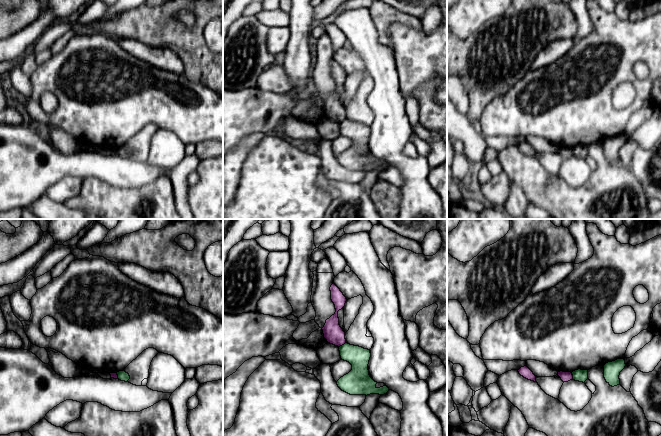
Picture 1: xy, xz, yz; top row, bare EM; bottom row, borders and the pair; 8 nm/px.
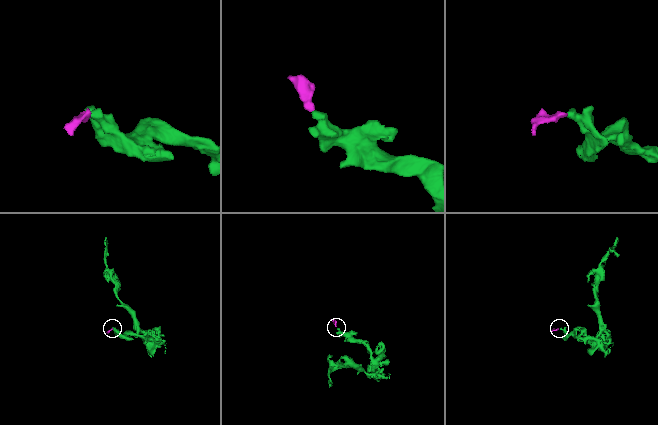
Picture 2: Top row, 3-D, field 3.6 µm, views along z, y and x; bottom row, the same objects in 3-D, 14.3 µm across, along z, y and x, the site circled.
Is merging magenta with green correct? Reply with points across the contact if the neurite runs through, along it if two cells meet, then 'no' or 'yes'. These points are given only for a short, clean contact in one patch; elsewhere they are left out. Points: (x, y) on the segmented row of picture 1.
border along xz (345, 342), (339, 347); no

